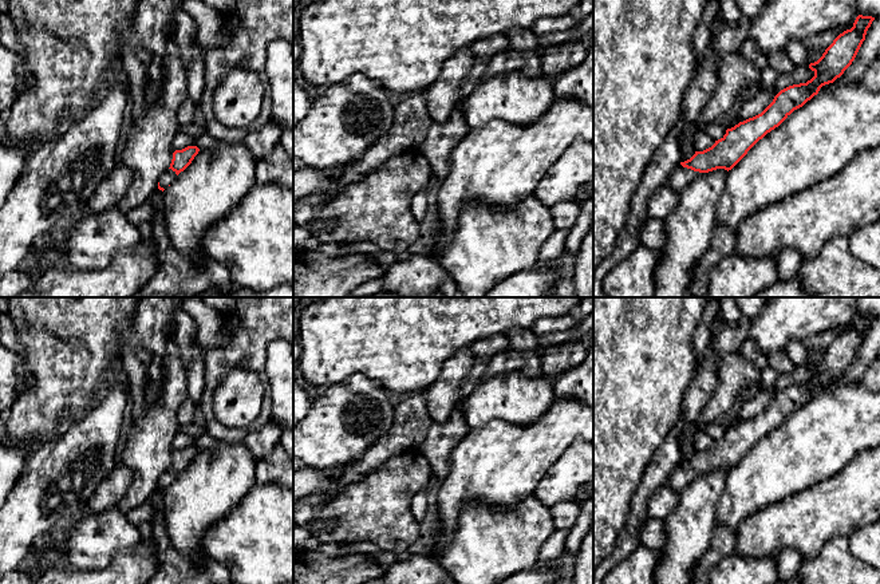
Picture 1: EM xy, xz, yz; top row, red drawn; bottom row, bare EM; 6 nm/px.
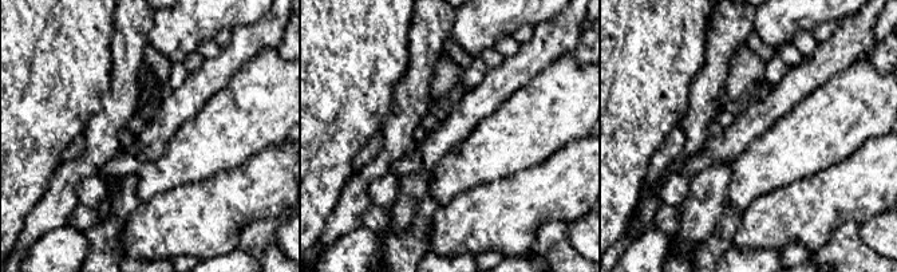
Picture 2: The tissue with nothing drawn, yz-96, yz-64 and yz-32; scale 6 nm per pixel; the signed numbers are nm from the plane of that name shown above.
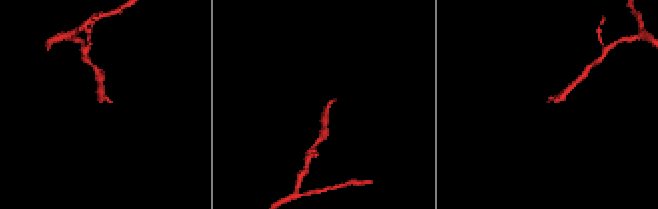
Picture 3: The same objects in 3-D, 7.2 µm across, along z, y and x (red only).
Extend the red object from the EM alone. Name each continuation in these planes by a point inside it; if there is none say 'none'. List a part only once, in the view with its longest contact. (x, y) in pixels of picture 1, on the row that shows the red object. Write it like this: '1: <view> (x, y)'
1: yz (681, 177)

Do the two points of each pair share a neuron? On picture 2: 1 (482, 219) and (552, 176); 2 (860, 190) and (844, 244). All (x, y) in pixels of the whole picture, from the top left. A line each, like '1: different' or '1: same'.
1: same
2: different

